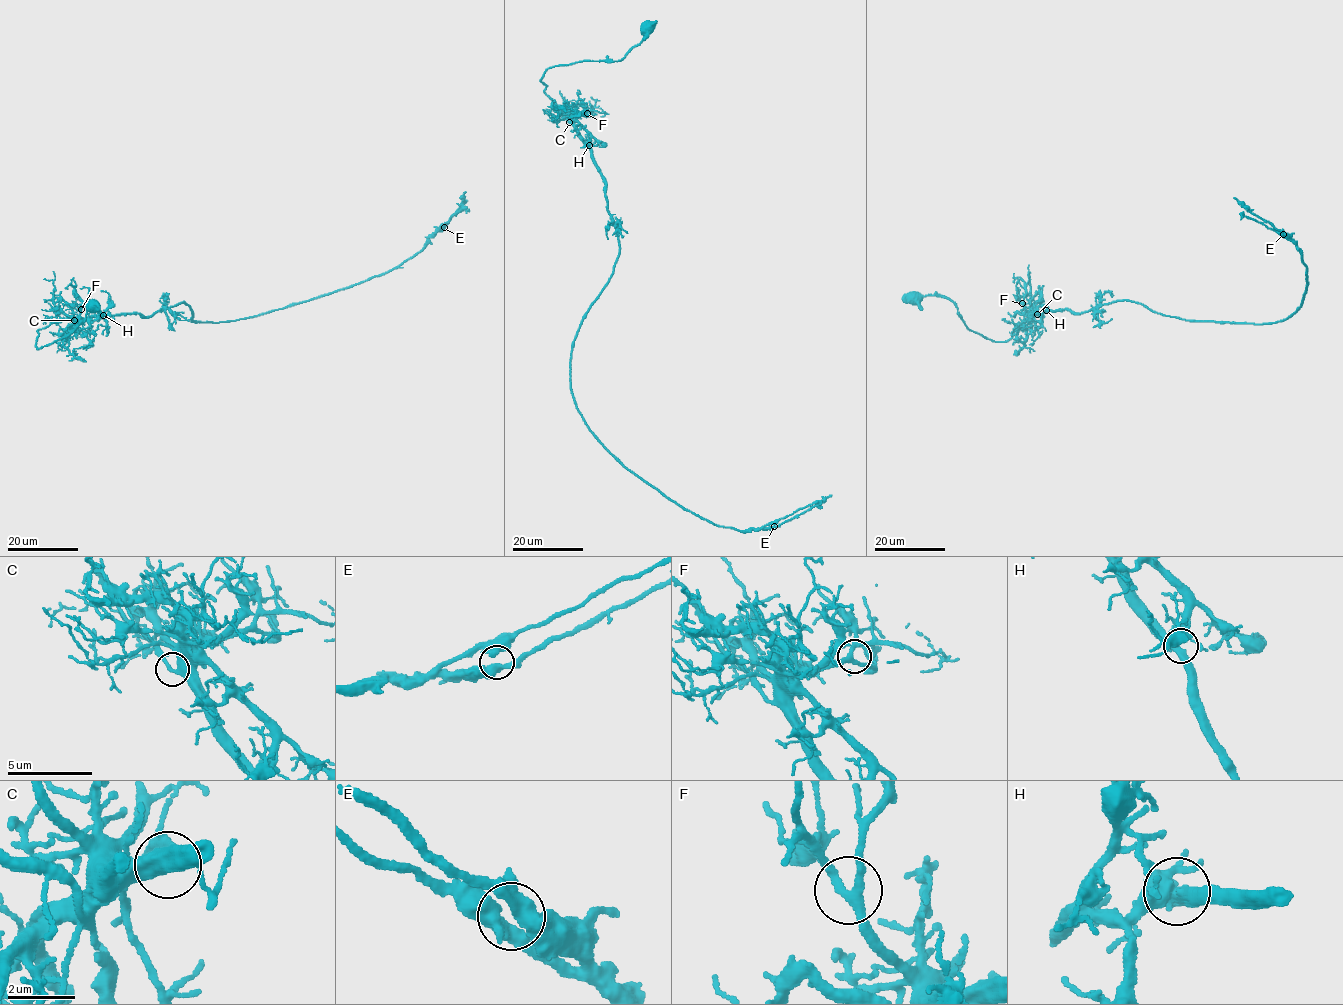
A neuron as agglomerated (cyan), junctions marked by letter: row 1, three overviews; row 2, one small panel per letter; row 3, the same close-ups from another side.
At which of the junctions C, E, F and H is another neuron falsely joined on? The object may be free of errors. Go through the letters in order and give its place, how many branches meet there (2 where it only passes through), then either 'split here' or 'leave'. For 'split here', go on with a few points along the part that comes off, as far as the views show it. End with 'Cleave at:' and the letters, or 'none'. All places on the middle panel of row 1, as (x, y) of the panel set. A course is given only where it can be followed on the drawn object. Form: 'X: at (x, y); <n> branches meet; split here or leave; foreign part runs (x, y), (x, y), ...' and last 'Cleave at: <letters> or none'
C: at (569, 122); 2 branches meet; leave
E: at (774, 526); 3 branches meet; leave
F: at (587, 113); 3 branches meet; leave
H: at (589, 145); 3 branches meet; leave
Cleave at: none

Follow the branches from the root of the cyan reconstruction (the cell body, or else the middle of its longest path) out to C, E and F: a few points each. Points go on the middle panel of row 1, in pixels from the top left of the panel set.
C: (647, 29), (638, 45), (618, 61), (581, 61), (545, 72), (540, 81), (547, 85), (544, 92), (569, 122)
E: (647, 29), (620, 60), (540, 81), (619, 248), (571, 393), (677, 504), (774, 526)
F: (647, 29), (618, 61), (581, 61), (545, 72), (544, 92), (560, 112), (567, 118), (587, 113)

